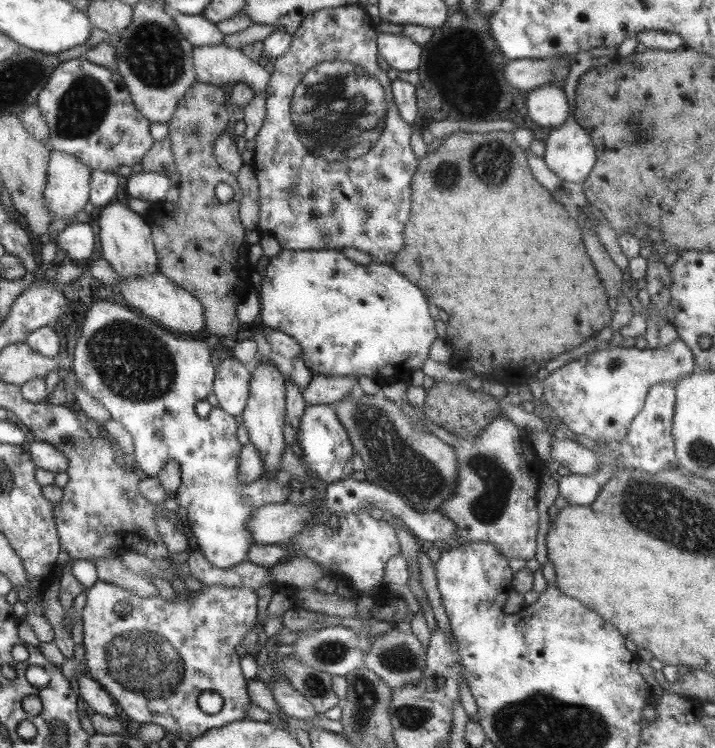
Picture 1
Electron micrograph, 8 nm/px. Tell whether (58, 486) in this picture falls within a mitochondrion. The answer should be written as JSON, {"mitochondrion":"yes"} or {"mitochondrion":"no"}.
{"mitochondrion":"no"}

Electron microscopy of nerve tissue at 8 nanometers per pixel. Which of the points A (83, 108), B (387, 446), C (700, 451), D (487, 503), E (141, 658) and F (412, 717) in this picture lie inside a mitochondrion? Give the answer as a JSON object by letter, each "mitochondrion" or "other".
{"A":"mitochondrion","B":"mitochondrion","C":"mitochondrion","D":"mitochondrion","E":"mitochondrion","F":"mitochondrion"}

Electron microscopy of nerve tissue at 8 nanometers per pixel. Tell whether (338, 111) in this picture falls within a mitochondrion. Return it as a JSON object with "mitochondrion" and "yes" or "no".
{"mitochondrion":"yes"}

